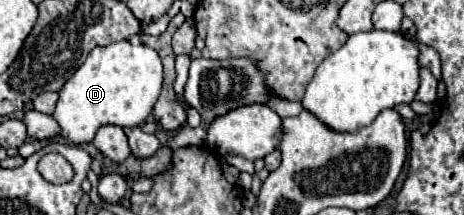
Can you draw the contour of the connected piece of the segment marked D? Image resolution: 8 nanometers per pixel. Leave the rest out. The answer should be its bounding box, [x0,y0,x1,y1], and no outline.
[52,41,162,145]

